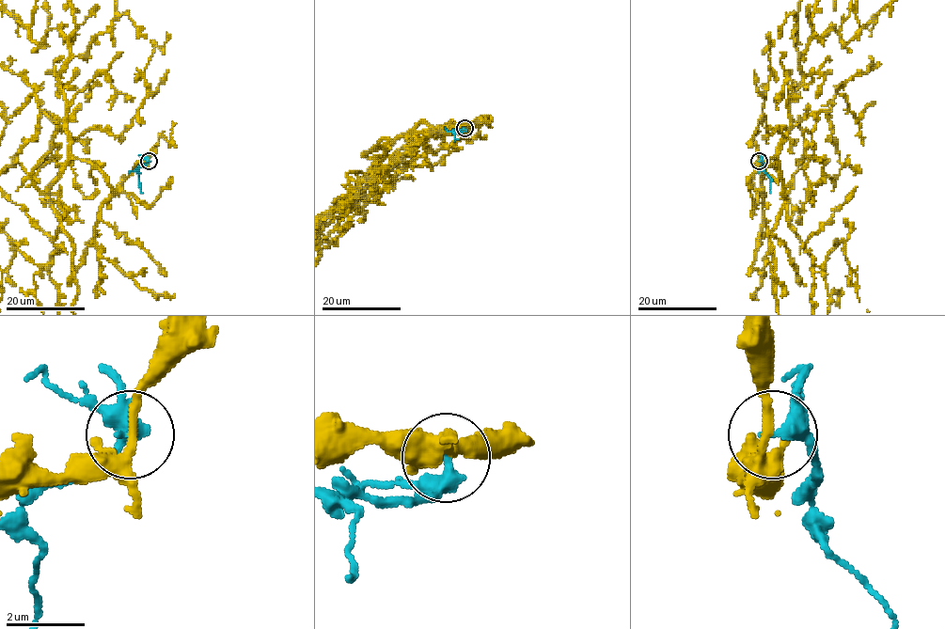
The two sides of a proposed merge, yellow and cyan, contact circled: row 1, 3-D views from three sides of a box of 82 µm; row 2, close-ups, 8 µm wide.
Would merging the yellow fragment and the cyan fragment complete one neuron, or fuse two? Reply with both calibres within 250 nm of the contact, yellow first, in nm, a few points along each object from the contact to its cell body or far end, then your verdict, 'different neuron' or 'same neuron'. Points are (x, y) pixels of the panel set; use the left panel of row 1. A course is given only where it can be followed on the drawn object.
220/280 nm | yellow via (148, 162), (116, 190), (71, 154), (58, 79), (70, 39), (51, 29), (36, 42) | cyan via (148, 162), (138, 168), (142, 192) | different neuron

